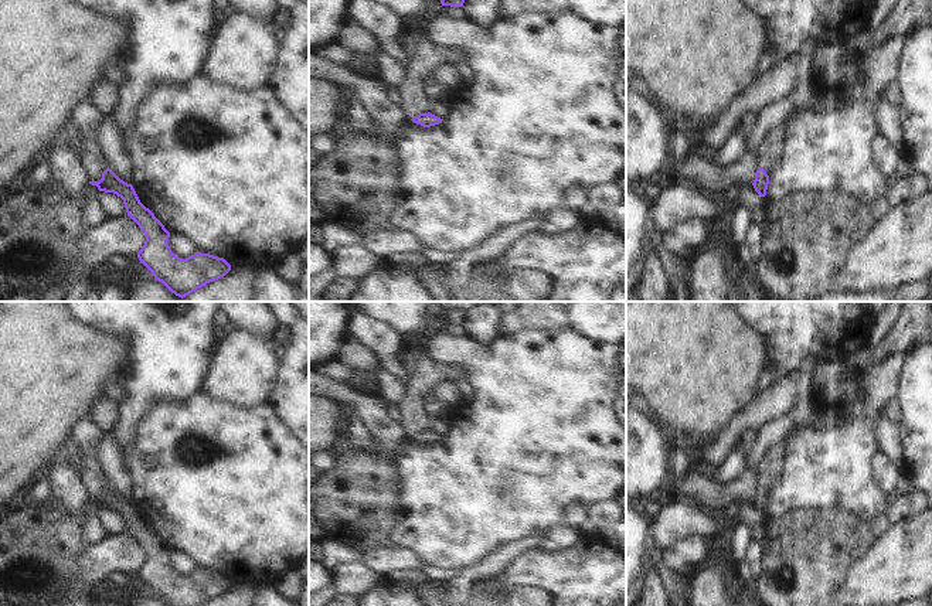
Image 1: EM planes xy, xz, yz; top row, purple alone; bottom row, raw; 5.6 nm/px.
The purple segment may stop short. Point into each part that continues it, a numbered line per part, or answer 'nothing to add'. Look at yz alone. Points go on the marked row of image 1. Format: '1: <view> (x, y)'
1: yz (768, 153)

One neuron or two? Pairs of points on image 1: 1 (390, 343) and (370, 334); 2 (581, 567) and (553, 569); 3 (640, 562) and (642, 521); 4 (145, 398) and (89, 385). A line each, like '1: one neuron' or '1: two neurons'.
1: one neuron
2: one neuron
3: one neuron
4: two neurons

